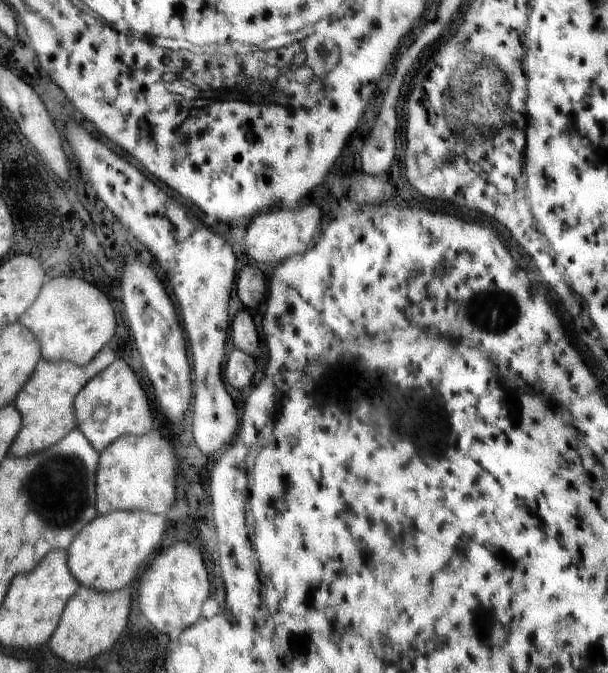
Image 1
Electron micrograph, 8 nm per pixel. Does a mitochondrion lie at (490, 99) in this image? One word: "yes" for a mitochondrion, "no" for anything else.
yes

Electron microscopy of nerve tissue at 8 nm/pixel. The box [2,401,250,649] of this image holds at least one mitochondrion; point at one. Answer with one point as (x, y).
(57, 491)

